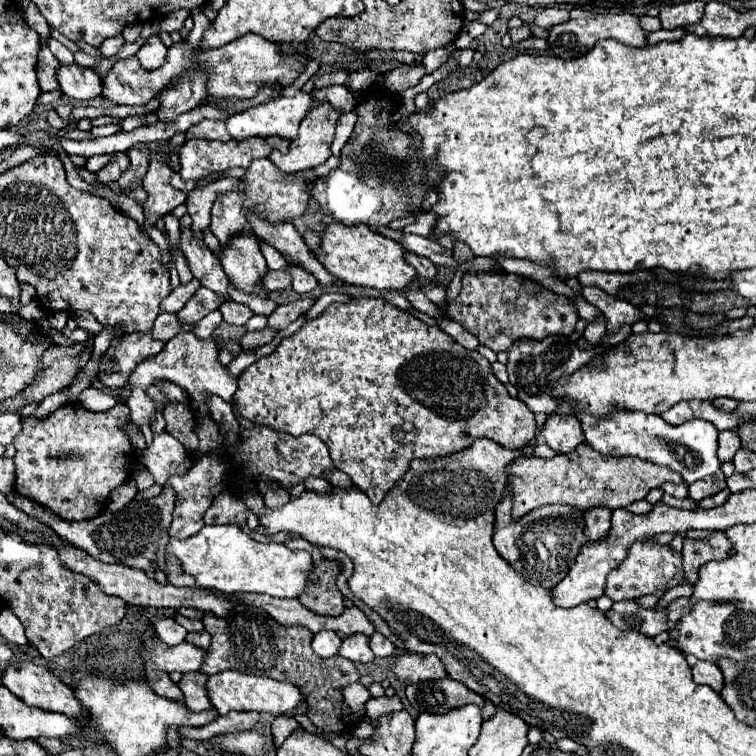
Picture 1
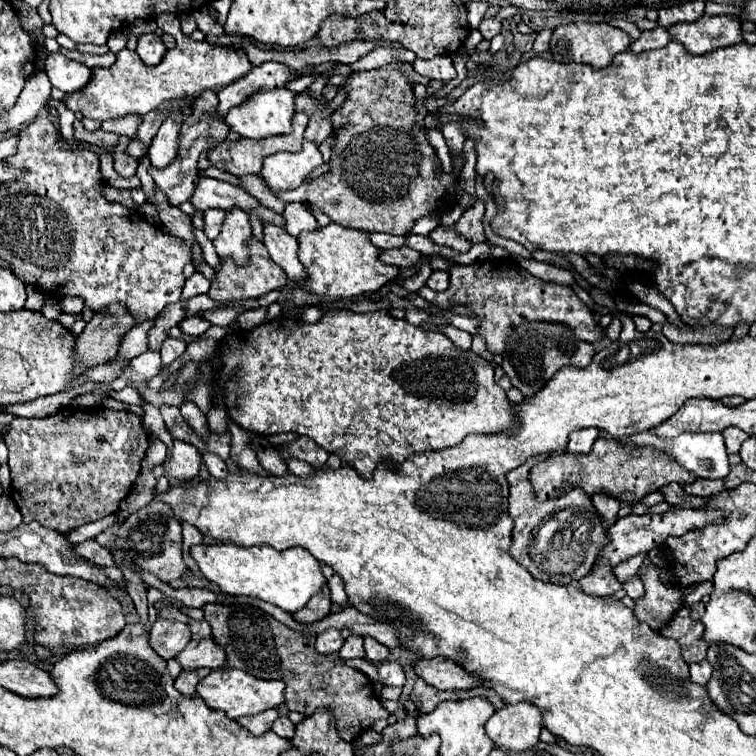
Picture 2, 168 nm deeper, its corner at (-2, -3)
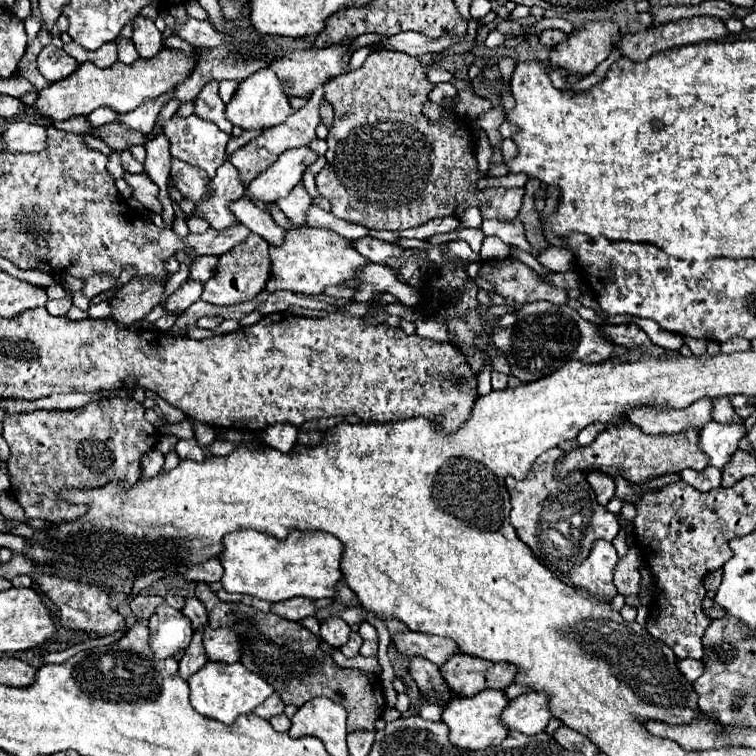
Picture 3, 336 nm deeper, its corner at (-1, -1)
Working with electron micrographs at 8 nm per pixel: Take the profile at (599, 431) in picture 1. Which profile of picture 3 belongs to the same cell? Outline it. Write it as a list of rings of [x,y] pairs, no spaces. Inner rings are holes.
[[[710,421],[700,431],[700,447],[710,457],[710,465],[722,469],[738,449],[738,441],[744,435],[746,429],[742,423],[720,425],[716,421]]]

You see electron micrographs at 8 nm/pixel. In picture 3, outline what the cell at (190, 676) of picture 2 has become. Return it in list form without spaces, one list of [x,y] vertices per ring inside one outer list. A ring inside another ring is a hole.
[[[202,627],[194,631],[194,637],[192,637],[190,645],[186,647],[184,657],[180,659],[180,675],[182,675],[184,679],[188,679],[188,677],[190,677],[192,673],[196,673],[198,669],[202,669],[202,667],[206,665],[206,661],[208,661],[206,651],[204,651],[204,645],[202,645],[202,633],[204,633]]]

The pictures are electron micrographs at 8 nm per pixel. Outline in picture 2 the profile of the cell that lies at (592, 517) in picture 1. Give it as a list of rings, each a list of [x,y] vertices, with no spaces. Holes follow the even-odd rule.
[[[595,495],[595,497],[591,497],[591,501],[603,519],[603,527],[611,527],[611,523],[617,521],[617,511],[619,511],[621,503],[615,501],[613,497],[603,497],[603,495]]]

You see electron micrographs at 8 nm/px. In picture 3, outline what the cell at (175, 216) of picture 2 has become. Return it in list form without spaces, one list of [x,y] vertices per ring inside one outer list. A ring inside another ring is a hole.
[[[124,173],[124,181],[132,187],[132,197],[140,201],[150,213],[162,213],[162,205],[158,203],[158,187],[154,187],[146,173]]]

